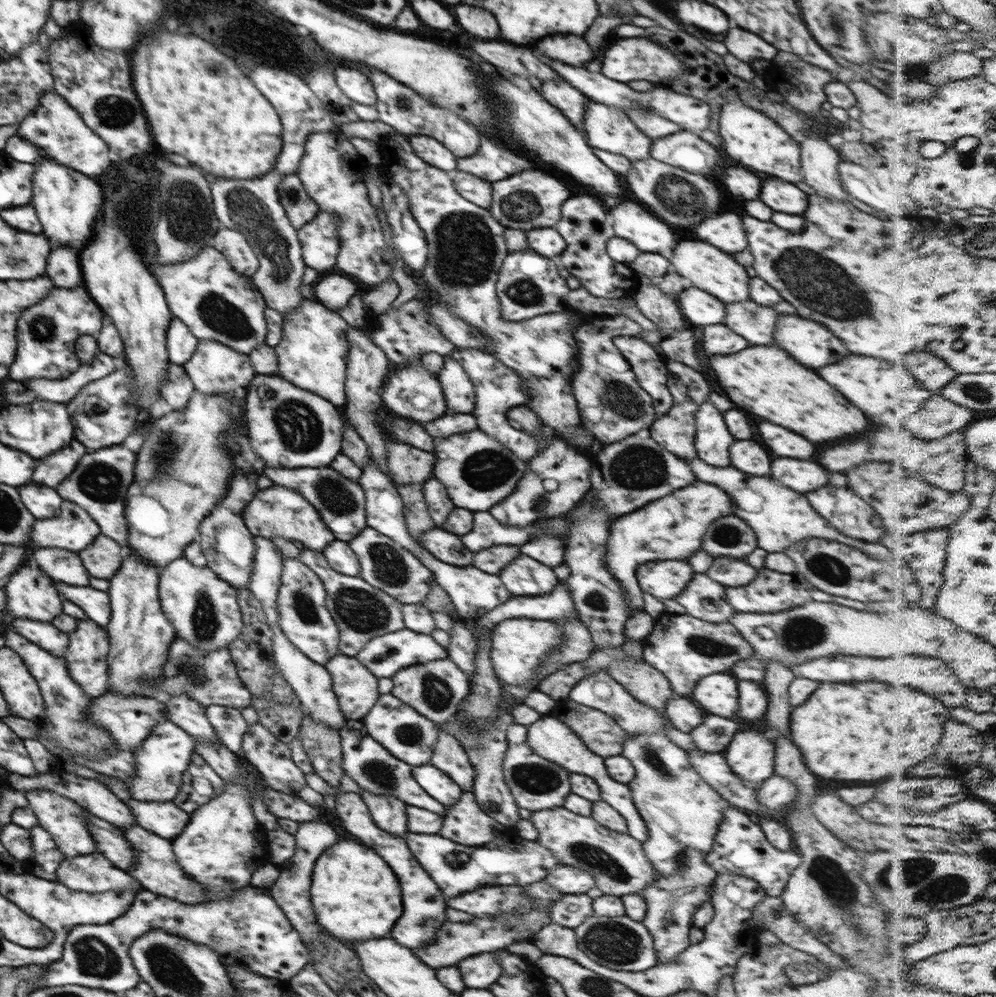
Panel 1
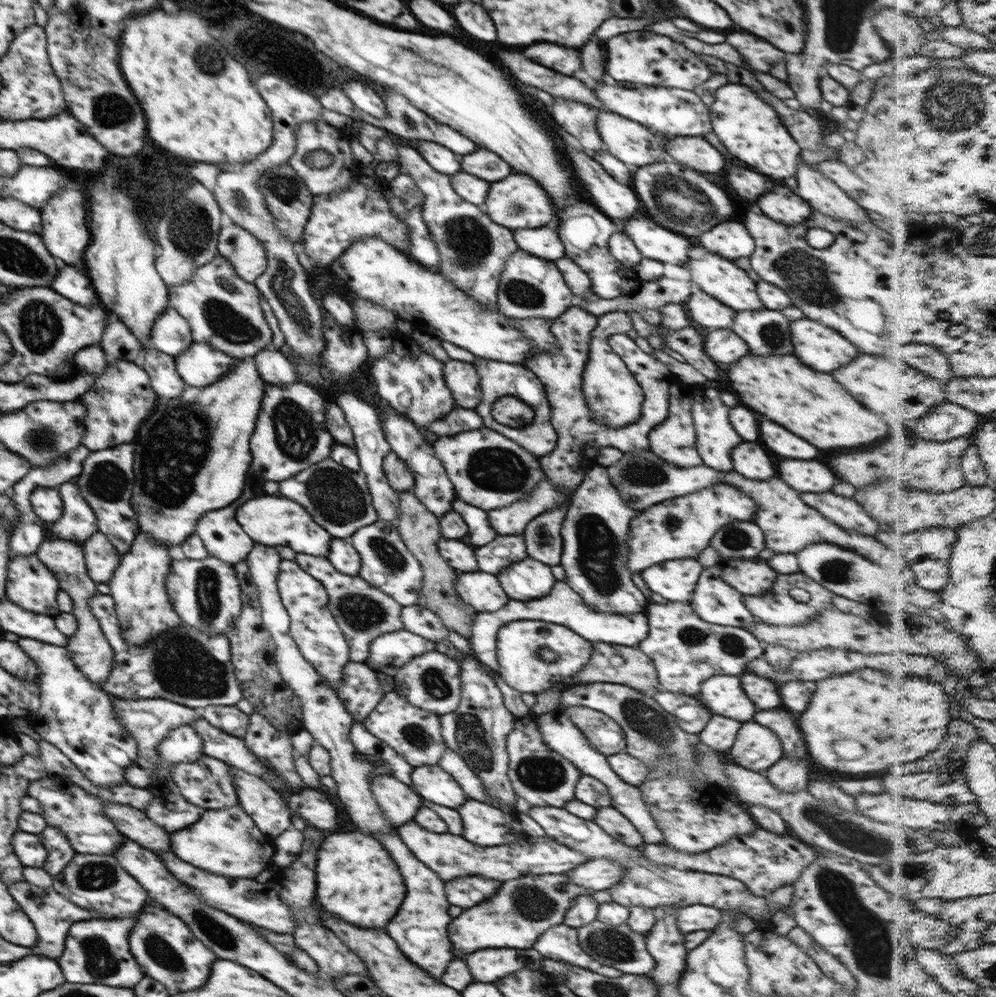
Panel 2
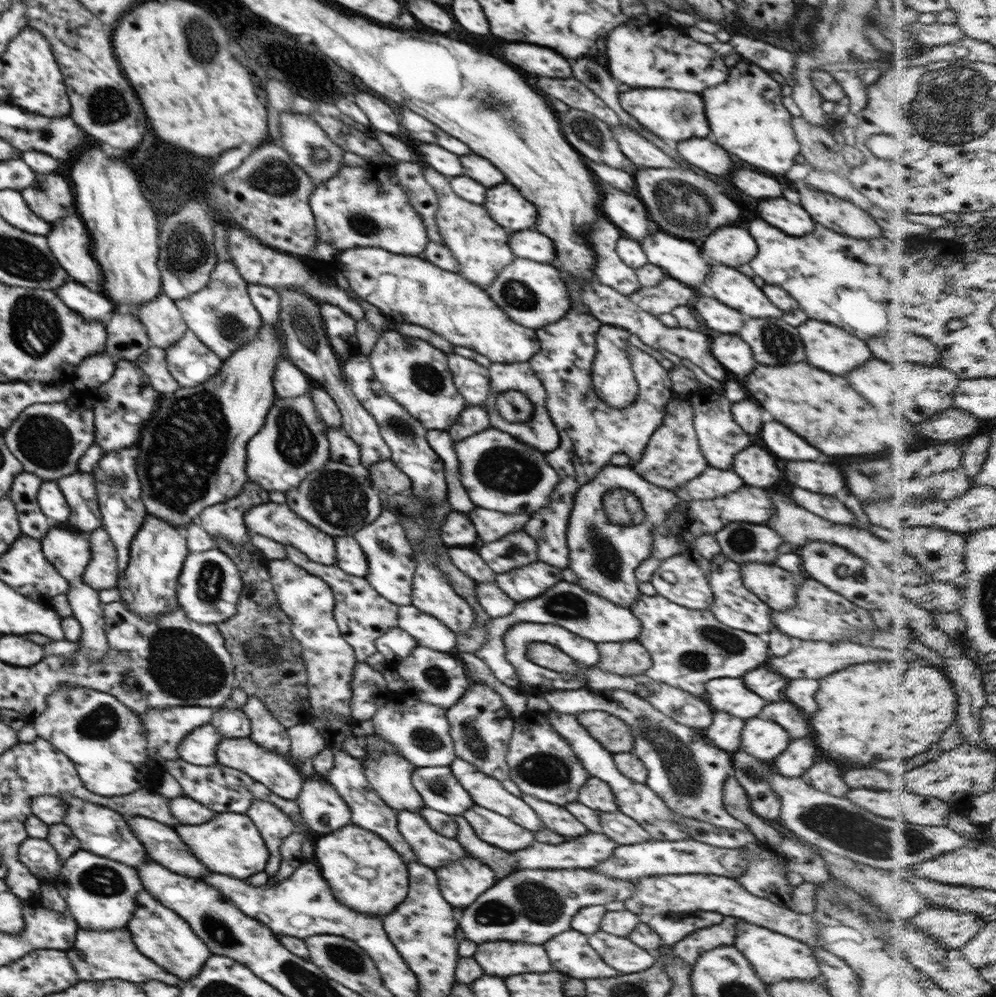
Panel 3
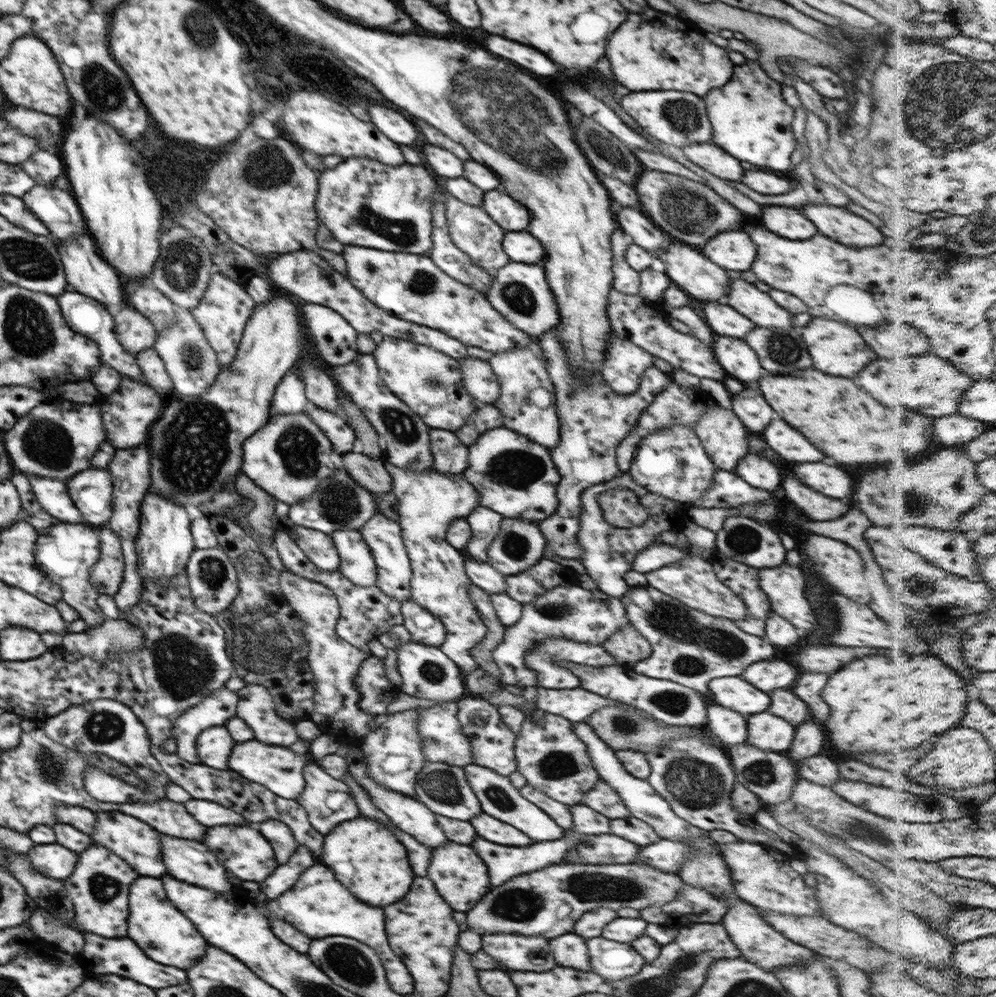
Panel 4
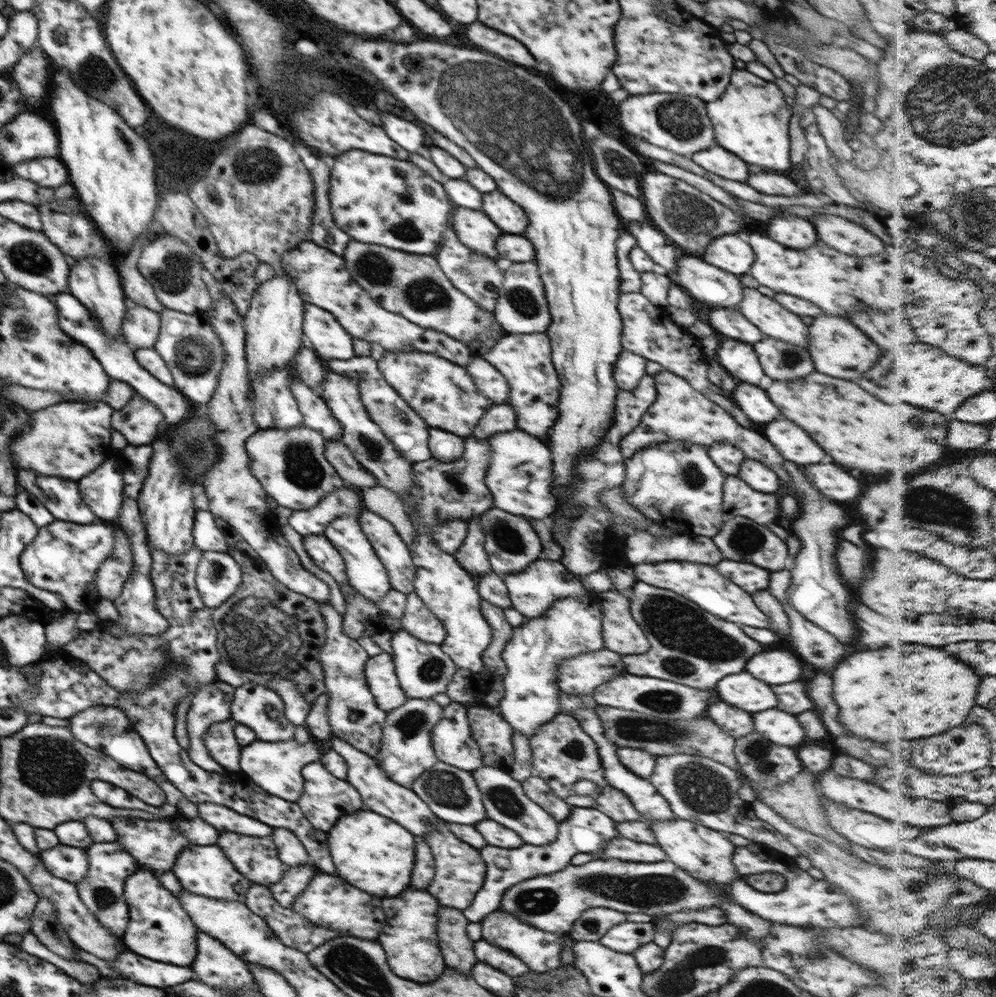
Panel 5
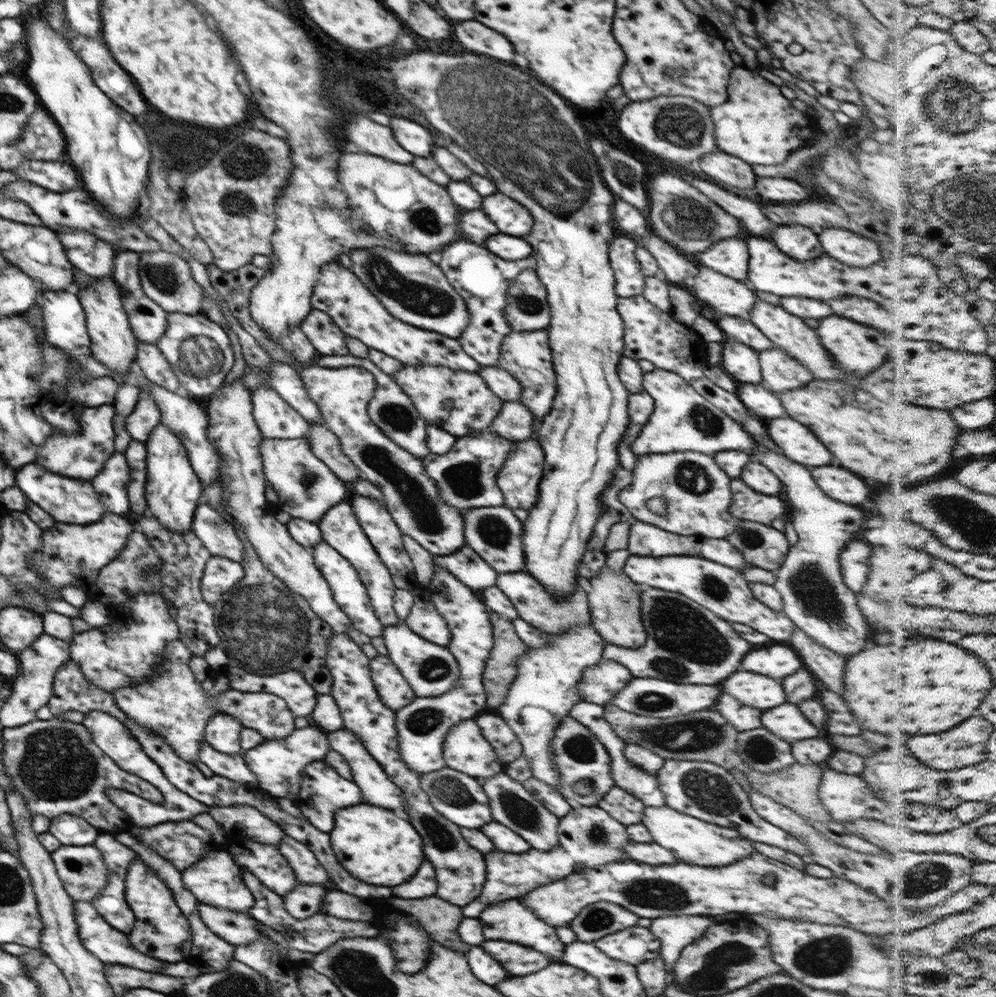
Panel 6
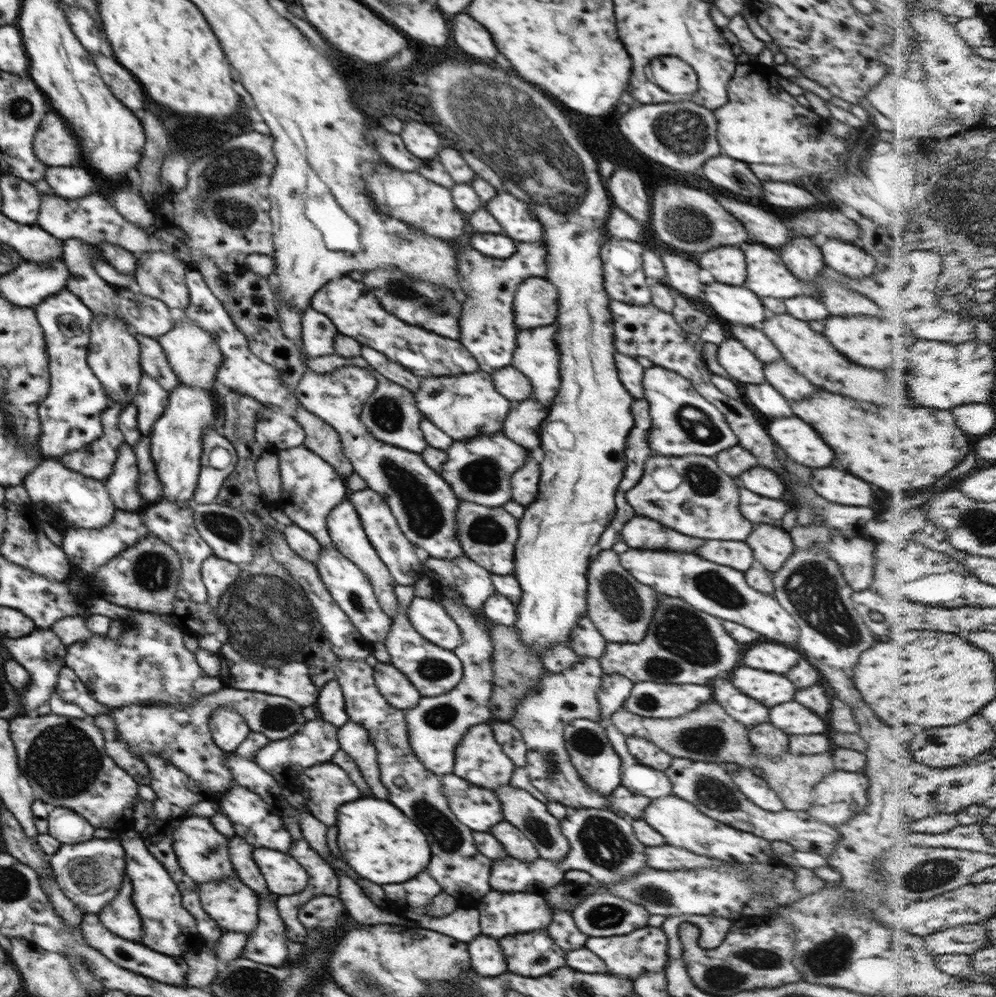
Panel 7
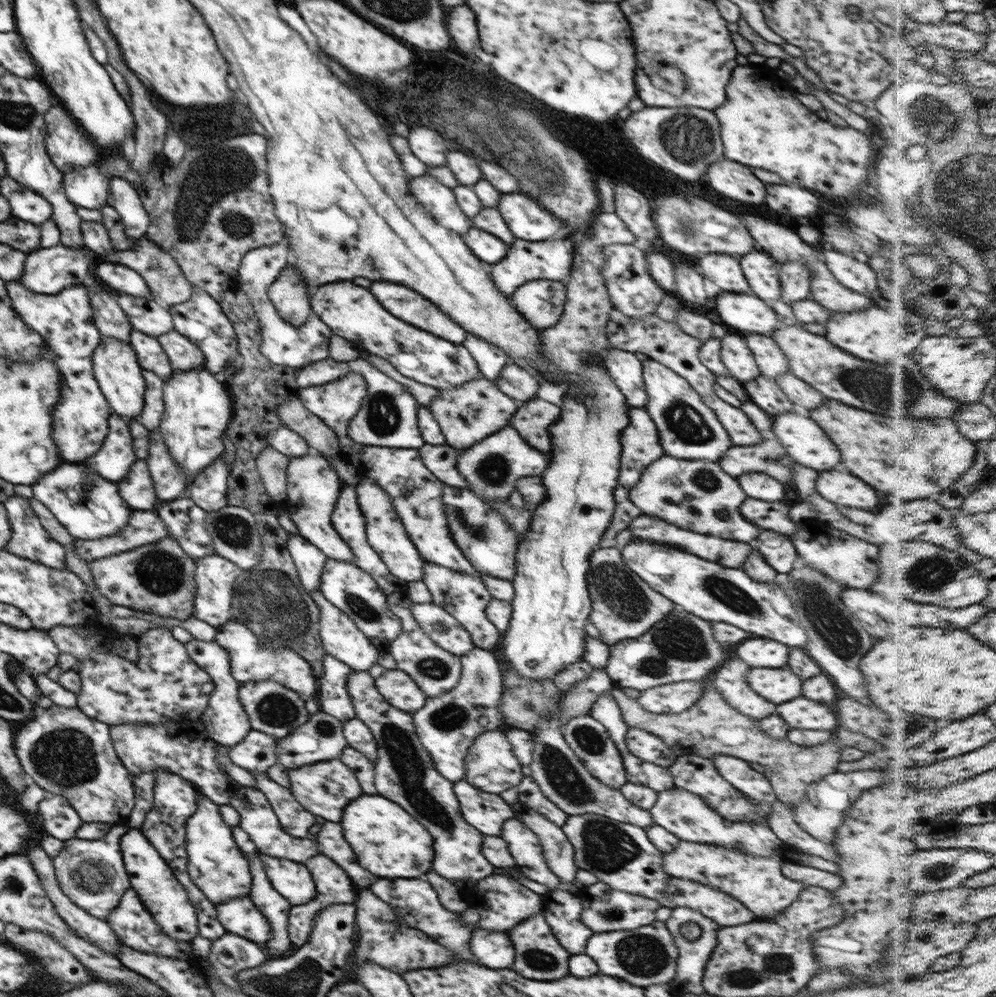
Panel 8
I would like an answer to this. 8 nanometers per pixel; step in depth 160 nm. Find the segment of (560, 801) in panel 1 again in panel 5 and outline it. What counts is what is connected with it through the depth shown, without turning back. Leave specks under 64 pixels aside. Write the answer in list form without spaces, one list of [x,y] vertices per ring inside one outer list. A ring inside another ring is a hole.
[[[558,713],[551,721],[540,725],[529,738],[529,745],[535,774],[547,782],[558,798],[570,807],[594,808],[596,806],[598,793],[578,795],[573,788],[580,780],[594,782],[598,791],[608,784],[596,743],[581,729],[580,723],[572,714]]]

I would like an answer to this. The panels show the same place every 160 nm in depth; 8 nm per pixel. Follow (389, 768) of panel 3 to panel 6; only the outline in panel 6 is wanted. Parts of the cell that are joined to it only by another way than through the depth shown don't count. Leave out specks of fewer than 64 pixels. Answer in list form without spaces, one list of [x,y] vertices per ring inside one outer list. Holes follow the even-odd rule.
[[[434,565],[432,578],[427,585],[421,587],[421,592],[428,596],[440,616],[447,622],[451,632],[447,647],[459,664],[459,679],[440,697],[414,697],[409,705],[395,711],[400,758],[409,770],[422,775],[446,767],[443,744],[446,733],[454,724],[464,719],[473,719],[476,715],[488,711],[483,672],[485,660],[494,646],[493,626],[482,598],[451,572]]]

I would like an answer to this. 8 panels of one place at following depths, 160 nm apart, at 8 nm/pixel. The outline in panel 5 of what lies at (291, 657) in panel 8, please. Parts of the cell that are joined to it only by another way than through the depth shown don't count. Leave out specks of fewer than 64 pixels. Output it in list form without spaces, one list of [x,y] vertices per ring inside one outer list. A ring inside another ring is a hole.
[[[273,678],[272,682],[267,682],[265,687],[276,691],[282,697],[285,704],[285,715],[292,724],[295,724],[295,726],[305,724],[310,706],[291,680],[287,678],[282,678],[282,680]]]

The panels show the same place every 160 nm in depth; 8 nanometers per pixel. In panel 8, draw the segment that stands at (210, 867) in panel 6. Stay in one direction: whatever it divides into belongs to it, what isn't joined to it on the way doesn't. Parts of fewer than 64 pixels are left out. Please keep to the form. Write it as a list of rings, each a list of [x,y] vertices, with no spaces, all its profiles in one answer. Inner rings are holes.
[[[242,897],[216,903],[217,919],[238,936],[264,946],[272,940],[272,929],[267,918],[256,908],[250,897]]]

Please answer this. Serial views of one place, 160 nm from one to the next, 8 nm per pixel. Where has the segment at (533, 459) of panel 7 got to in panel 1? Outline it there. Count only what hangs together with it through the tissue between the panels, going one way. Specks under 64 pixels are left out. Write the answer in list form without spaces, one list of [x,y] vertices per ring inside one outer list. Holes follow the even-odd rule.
[[[479,429],[471,430],[464,434],[456,434],[456,436],[450,436],[450,438],[445,438],[444,440],[438,440],[432,452],[435,458],[433,476],[444,485],[450,500],[455,506],[472,510],[472,512],[490,510],[496,502],[500,502],[514,492],[520,478],[526,476],[530,470],[527,462],[518,459],[511,450],[508,450],[497,440],[484,434]]]

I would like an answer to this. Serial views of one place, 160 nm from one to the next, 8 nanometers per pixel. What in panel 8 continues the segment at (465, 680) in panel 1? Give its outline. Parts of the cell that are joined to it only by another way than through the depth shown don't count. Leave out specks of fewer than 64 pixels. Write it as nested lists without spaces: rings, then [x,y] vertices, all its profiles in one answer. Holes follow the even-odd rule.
[[[396,591],[387,596],[387,602],[390,610],[401,620],[401,633],[390,643],[387,650],[394,657],[397,668],[408,672],[408,676],[414,680],[426,696],[440,696],[440,694],[452,690],[461,677],[460,657],[440,648],[422,630],[411,613],[413,603],[407,594]]]

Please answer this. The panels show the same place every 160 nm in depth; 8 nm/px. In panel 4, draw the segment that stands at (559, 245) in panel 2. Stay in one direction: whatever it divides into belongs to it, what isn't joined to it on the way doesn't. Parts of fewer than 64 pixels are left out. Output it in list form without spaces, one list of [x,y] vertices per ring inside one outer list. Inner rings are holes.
[[[527,230],[520,232],[506,231],[503,236],[503,249],[514,262],[541,264],[545,256],[542,243]]]

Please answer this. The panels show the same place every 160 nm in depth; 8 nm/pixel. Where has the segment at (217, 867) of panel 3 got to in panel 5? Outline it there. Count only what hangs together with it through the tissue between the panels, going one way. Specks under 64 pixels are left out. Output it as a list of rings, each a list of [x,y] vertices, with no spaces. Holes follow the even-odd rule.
[[[224,832],[218,838],[222,852],[233,862],[236,871],[251,884],[275,885],[284,874],[275,843],[268,838],[250,838],[234,832]]]

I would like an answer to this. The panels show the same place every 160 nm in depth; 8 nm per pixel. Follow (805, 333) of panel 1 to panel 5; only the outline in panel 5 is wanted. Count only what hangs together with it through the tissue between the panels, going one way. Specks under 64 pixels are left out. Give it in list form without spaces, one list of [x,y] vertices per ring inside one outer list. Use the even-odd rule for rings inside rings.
[[[836,316],[814,318],[808,334],[808,350],[818,372],[828,374],[832,378],[846,378],[846,380],[860,378],[866,370],[874,366],[874,362],[882,354],[880,348],[862,330],[858,330],[846,318],[836,318]]]

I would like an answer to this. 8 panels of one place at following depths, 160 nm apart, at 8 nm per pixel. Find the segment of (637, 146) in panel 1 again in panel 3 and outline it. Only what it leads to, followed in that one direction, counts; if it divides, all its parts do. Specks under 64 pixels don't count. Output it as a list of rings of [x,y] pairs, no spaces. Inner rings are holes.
[[[620,125],[611,128],[614,132],[614,139],[618,141],[620,152],[625,154],[626,160],[638,166],[646,168],[674,168],[678,162],[674,162],[652,142],[644,139],[638,132],[634,132],[628,125]]]

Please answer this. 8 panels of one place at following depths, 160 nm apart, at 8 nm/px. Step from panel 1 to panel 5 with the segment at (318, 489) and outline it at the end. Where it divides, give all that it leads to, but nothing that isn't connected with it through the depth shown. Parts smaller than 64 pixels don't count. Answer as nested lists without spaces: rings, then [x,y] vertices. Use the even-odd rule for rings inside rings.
[[[345,485],[322,497],[311,509],[293,511],[288,523],[302,536],[322,535],[325,528],[341,514],[358,517],[363,508],[359,490]]]

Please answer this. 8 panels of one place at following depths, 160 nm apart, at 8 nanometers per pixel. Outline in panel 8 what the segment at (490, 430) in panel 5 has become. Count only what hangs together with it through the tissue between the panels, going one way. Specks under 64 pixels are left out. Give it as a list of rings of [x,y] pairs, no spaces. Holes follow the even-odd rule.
[[[538,397],[521,404],[512,415],[509,425],[514,427],[532,448],[549,454],[551,438],[548,428],[560,416],[560,407]]]

